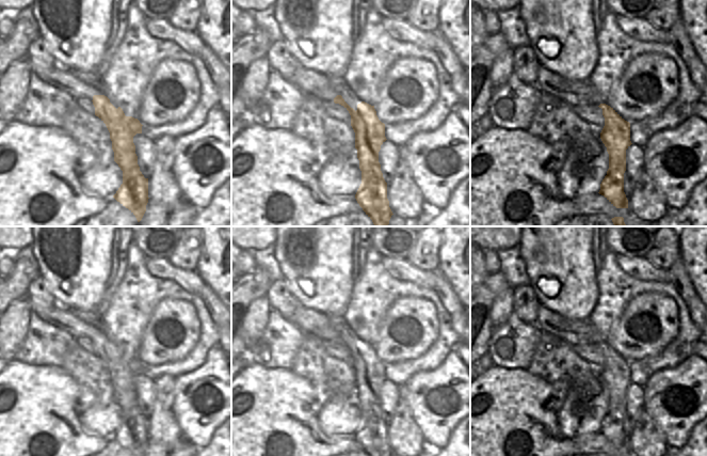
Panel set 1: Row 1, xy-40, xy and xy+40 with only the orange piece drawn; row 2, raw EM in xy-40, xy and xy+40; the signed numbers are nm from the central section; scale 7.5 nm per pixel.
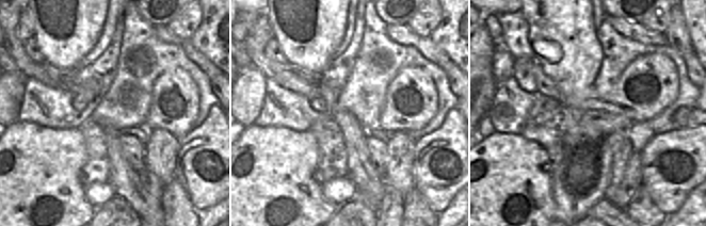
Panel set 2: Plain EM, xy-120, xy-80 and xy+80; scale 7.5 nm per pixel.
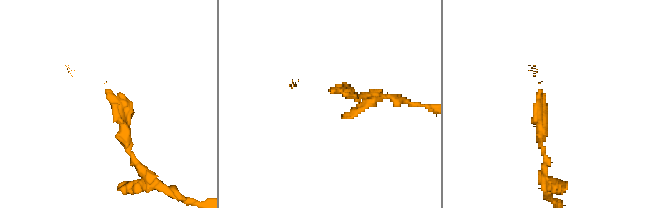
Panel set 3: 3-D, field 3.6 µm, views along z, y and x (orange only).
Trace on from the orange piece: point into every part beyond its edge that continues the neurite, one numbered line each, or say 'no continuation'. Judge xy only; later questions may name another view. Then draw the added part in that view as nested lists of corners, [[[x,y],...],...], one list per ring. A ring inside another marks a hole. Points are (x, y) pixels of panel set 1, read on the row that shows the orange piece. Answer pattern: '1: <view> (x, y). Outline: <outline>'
no continuation

